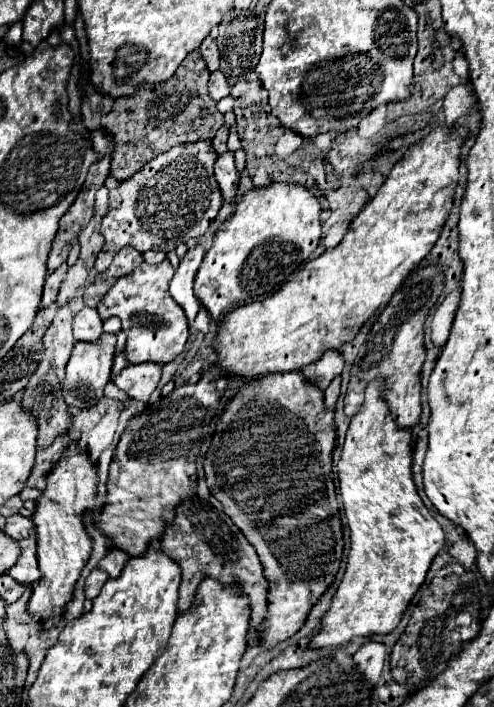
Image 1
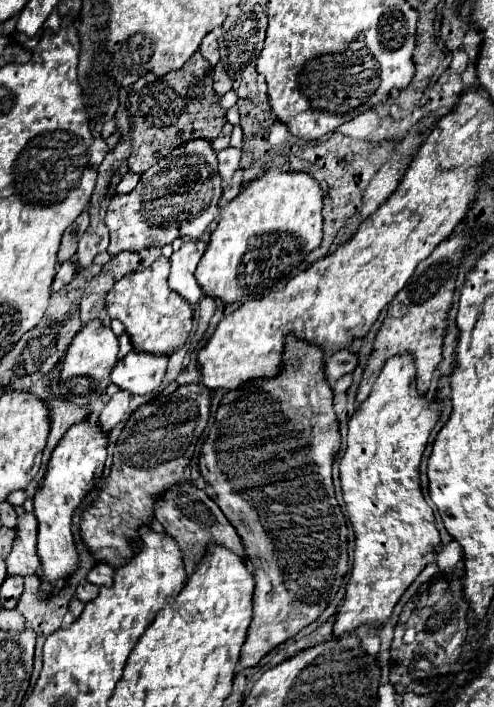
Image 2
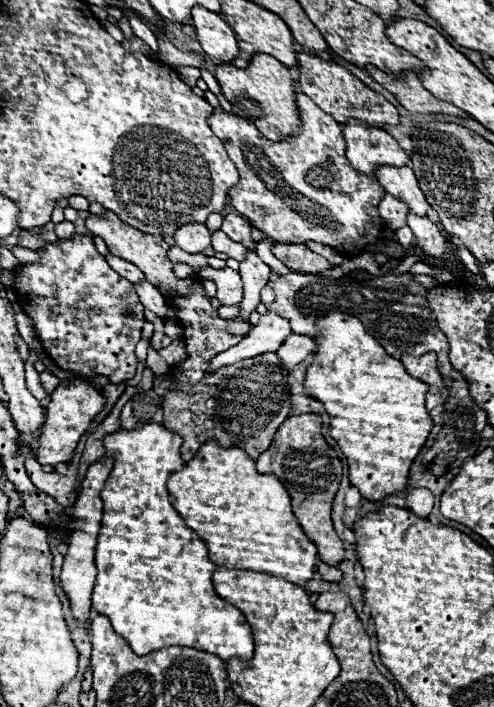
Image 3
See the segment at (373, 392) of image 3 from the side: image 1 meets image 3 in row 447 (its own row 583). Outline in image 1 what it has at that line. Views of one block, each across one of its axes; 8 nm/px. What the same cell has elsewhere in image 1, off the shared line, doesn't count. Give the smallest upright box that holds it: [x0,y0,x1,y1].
[310,382,444,648]

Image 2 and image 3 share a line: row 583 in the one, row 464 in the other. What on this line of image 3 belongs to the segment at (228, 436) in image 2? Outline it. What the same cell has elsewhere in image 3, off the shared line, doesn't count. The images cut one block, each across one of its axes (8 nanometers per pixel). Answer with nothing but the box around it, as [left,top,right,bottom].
[256,414,344,564]

